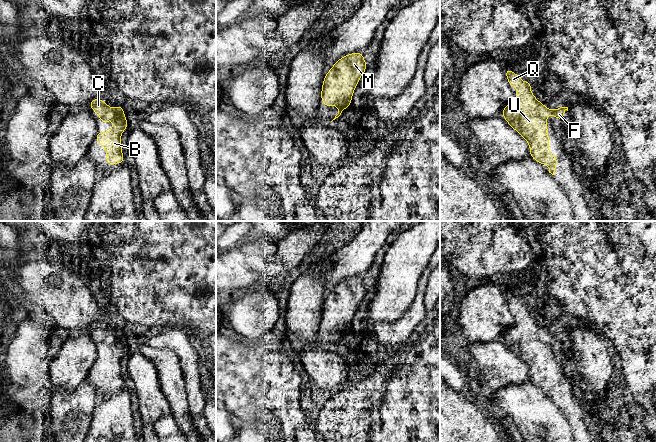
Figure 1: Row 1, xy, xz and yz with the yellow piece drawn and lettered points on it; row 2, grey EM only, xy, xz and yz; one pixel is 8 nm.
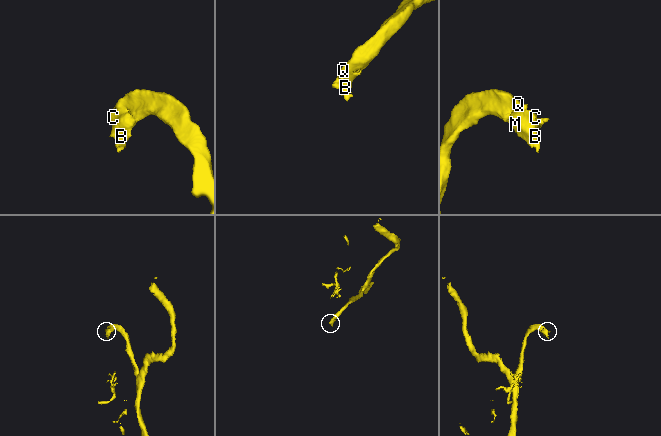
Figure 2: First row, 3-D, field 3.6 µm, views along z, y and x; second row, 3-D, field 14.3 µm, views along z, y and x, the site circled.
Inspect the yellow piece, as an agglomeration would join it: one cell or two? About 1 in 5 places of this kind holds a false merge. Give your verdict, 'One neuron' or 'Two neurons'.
One neuron

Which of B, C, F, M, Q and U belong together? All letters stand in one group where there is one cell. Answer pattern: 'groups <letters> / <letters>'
groups B C F M Q U

